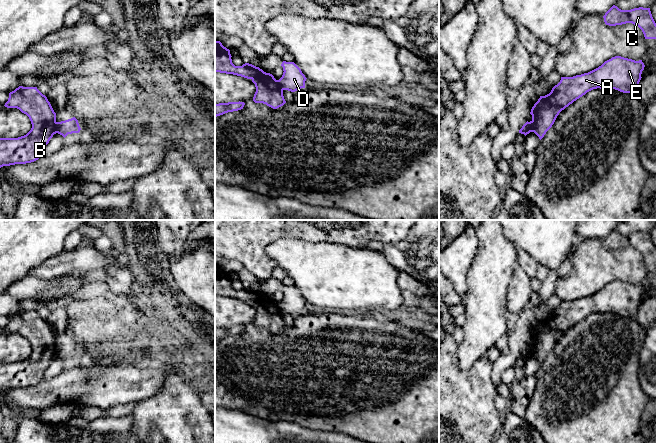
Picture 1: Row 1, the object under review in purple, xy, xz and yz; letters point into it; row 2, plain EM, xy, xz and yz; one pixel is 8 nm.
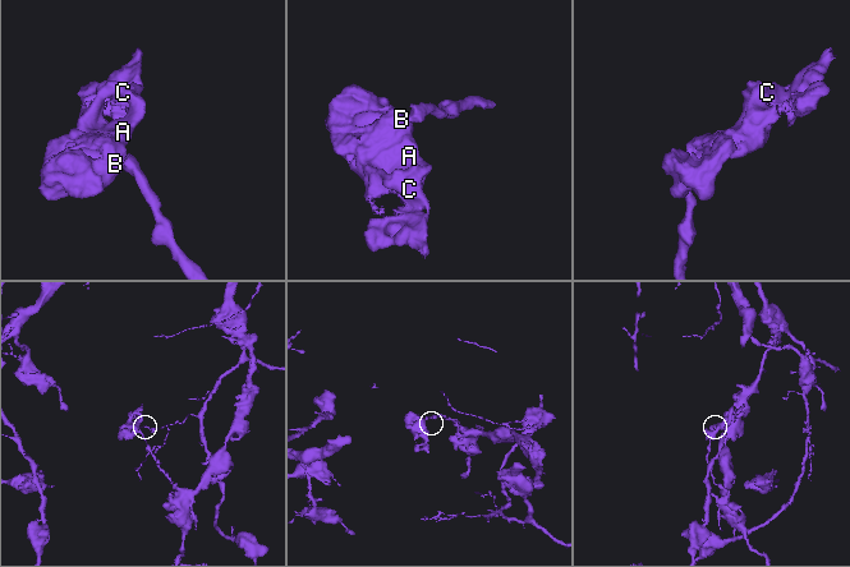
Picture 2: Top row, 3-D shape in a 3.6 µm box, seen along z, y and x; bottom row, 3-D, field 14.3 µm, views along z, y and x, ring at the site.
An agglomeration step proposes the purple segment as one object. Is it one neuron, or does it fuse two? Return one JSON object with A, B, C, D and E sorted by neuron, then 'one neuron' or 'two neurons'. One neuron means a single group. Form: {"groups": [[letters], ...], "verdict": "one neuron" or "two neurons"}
{"groups": [["A", "B", "C", "E"], ["D"]], "verdict": "two neurons"}

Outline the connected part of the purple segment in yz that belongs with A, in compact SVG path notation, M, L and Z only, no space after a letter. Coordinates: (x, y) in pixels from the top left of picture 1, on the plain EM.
M615 280L588 297L573 301L561 301L560 306L552 312L551 316L545 320L540 320L532 331L530 336L532 344L529 346L530 356L534 356L541 364L552 351L562 334L593 313L611 312L635 319L642 302L641 298L644 291L645 289L642 284L635 285L621 280Z

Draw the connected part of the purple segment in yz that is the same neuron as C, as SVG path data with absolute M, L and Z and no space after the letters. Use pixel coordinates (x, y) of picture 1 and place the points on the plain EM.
M613 229L603 242L605 248L609 250L632 247L642 254L645 263L656 263L656 247L650 232L639 231L631 234L621 234Z

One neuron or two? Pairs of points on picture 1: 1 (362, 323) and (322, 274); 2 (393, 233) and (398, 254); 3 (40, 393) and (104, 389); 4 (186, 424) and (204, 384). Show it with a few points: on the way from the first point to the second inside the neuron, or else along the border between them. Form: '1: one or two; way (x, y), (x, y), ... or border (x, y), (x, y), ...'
1: two; border (371, 308), (362, 310)
2: two; border (409, 230), (399, 241), (385, 244)
3: one; way (56, 389), (88, 389)
4: two; border (196, 385), (200, 393)

